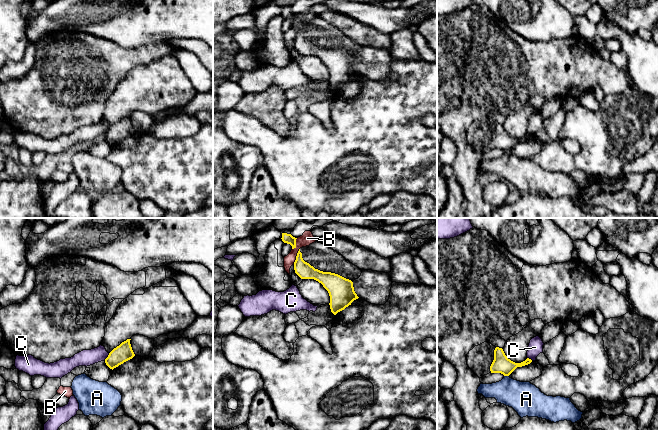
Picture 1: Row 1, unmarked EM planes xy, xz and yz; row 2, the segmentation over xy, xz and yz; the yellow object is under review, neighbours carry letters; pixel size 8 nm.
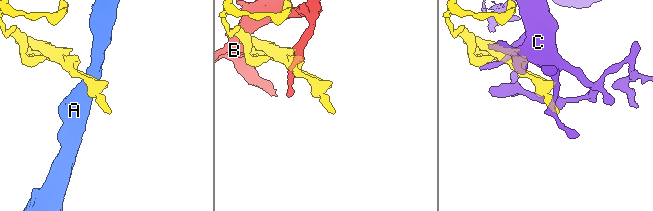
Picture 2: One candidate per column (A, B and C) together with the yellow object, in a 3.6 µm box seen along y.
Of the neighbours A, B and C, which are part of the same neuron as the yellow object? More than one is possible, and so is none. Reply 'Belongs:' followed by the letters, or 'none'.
Belongs: none

